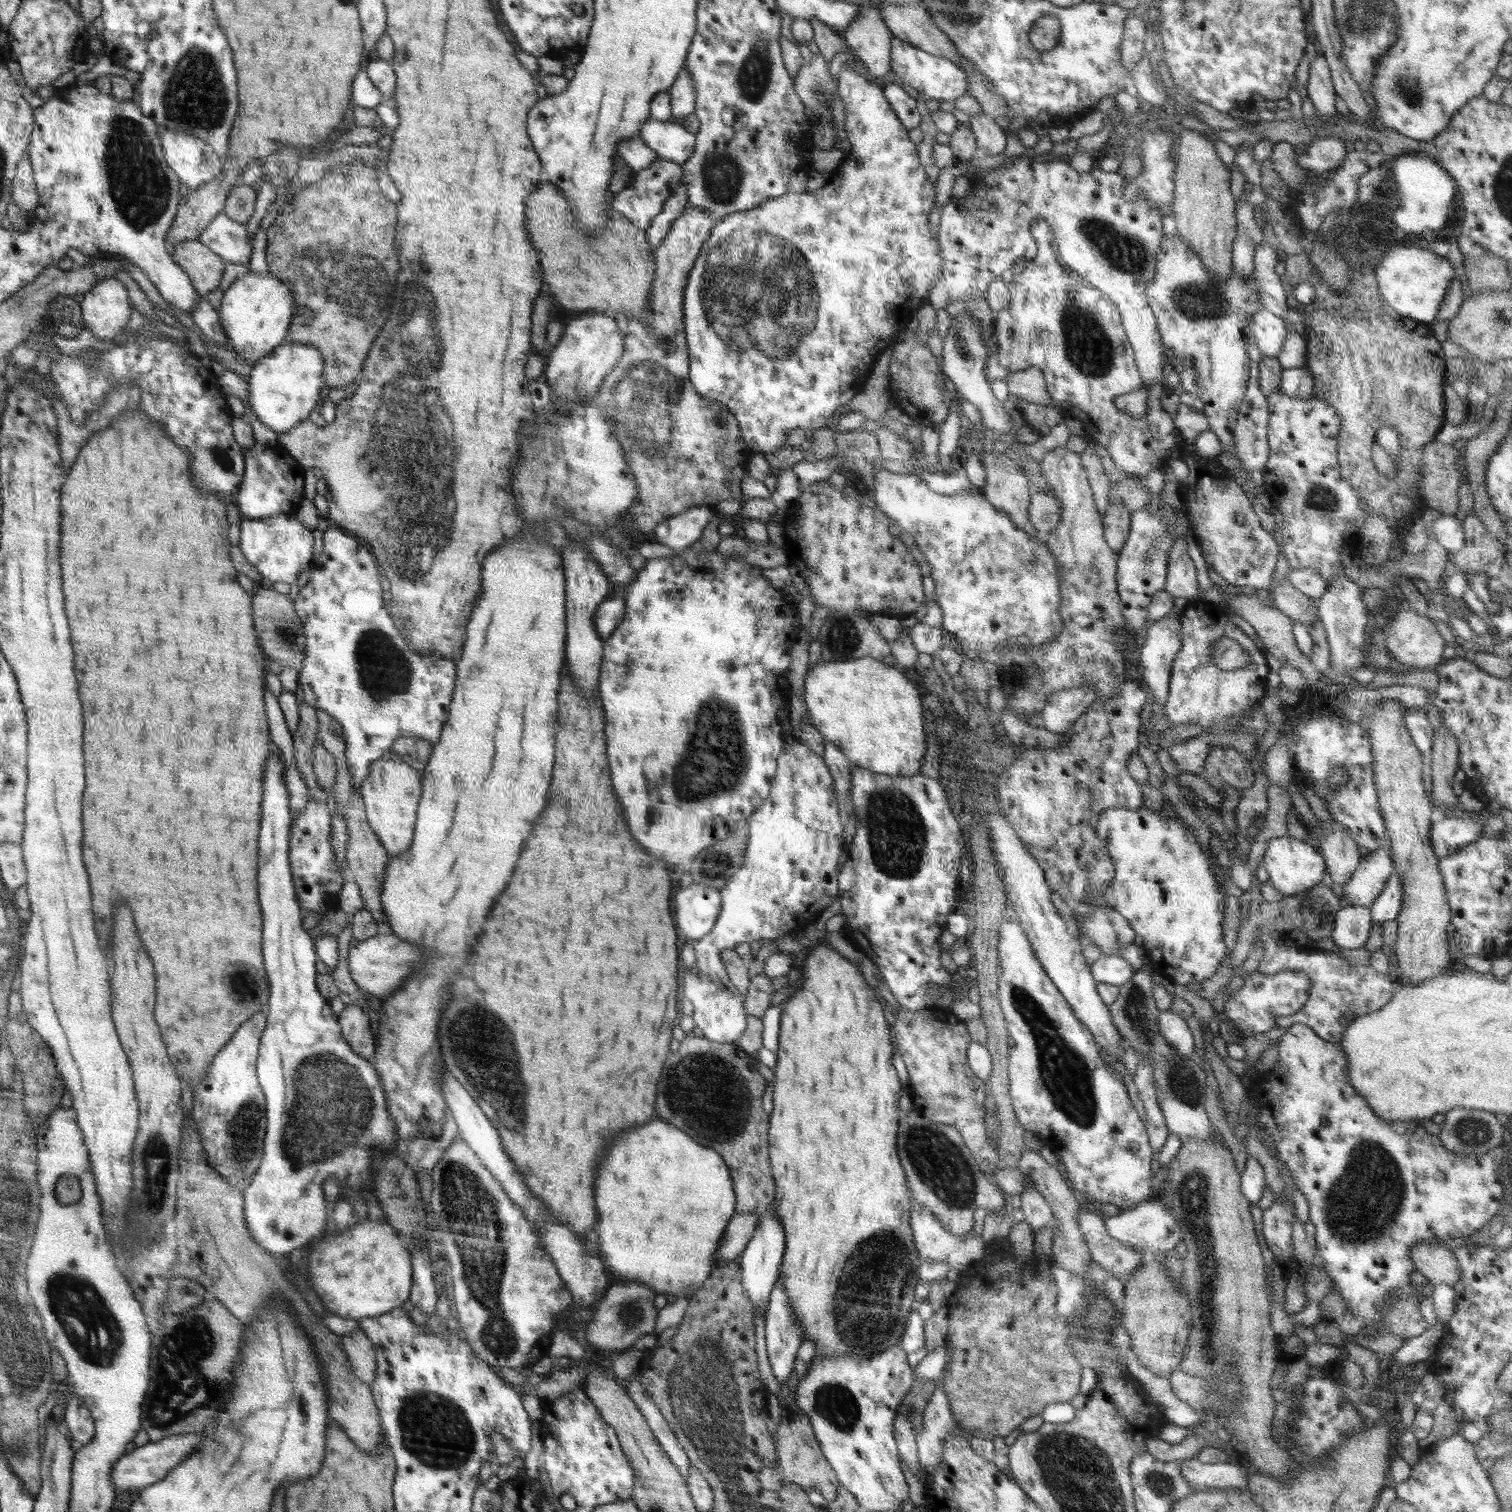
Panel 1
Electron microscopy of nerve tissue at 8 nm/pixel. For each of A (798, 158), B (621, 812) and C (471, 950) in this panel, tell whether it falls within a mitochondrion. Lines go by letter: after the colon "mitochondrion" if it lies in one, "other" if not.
A: other
B: other
C: other

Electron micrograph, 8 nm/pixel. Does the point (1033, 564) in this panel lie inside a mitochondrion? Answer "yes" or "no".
yes

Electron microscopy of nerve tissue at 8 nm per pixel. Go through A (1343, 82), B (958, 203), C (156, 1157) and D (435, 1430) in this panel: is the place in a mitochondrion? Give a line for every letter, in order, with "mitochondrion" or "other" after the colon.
A: other
B: other
C: mitochondrion
D: mitochondrion

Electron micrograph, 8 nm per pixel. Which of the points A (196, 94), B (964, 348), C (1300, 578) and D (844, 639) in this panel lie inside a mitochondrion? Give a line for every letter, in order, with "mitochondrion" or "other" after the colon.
A: mitochondrion
B: mitochondrion
C: other
D: mitochondrion

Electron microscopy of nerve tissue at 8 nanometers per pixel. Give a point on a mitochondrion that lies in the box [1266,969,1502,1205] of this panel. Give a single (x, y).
(1472, 1132)

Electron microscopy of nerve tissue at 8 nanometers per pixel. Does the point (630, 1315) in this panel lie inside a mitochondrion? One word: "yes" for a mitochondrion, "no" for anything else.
yes

